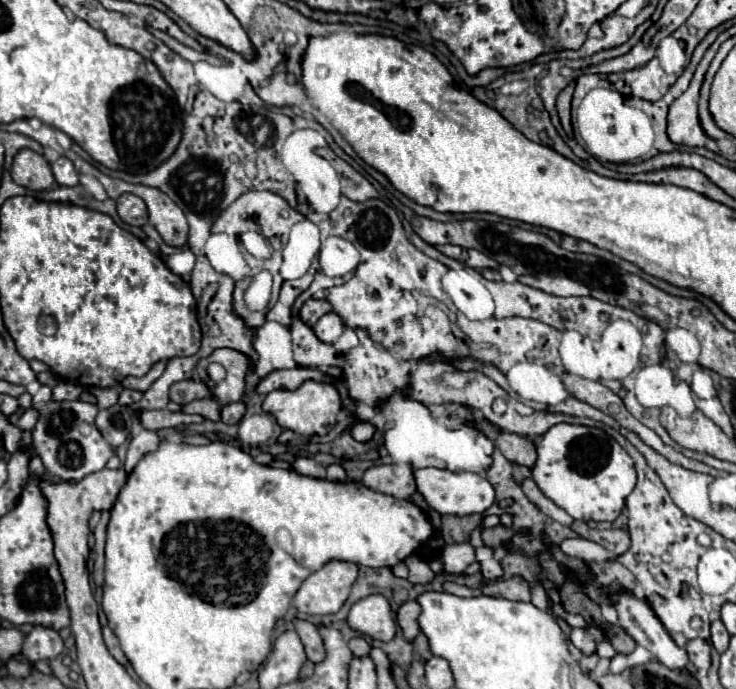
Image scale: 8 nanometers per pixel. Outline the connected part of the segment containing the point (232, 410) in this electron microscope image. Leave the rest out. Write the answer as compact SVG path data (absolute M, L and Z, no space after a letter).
M239 400L239 402L233 402L233 404L227 404L221 408L221 420L225 424L237 424L245 414L245 404Z

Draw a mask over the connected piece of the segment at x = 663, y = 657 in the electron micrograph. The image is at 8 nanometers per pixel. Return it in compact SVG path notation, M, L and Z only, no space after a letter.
M625 592L625 594L613 594L613 600L615 600L615 610L619 614L619 626L625 628L625 632L643 648L647 648L663 666L671 668L671 670L679 670L679 672L687 672L687 666L689 666L689 658L687 658L687 652L685 648L679 648L671 634L663 628L663 624L659 622L659 618L649 610L649 606L645 602L641 602L639 598L635 598L633 594Z

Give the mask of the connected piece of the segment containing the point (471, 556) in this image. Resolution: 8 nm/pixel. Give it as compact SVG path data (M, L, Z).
M469 542L449 544L443 548L443 562L445 562L445 572L461 574L471 562L475 562L475 548Z

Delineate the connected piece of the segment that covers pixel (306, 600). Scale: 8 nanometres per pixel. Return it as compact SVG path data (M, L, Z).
M339 560L327 562L321 570L313 572L313 574L303 582L303 586L299 588L299 592L297 592L295 598L293 598L295 608L297 608L299 612L303 612L303 614L319 614L319 616L339 612L339 608L341 608L341 606L345 604L345 600L349 598L349 592L351 592L353 582L357 580L357 574L359 574L357 564L339 562Z

